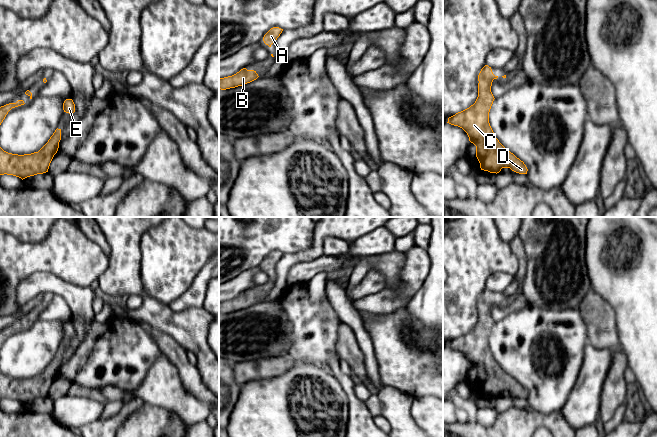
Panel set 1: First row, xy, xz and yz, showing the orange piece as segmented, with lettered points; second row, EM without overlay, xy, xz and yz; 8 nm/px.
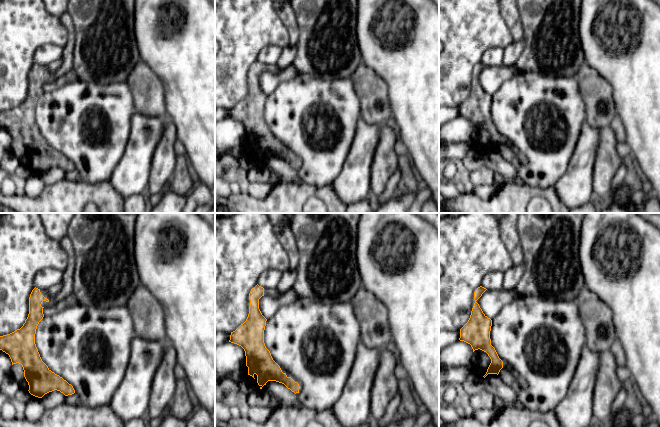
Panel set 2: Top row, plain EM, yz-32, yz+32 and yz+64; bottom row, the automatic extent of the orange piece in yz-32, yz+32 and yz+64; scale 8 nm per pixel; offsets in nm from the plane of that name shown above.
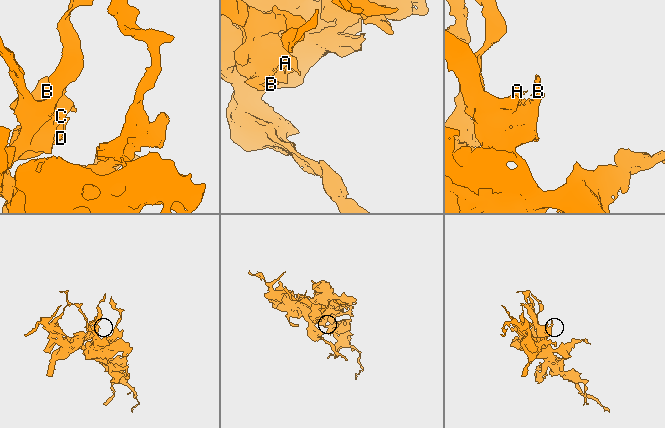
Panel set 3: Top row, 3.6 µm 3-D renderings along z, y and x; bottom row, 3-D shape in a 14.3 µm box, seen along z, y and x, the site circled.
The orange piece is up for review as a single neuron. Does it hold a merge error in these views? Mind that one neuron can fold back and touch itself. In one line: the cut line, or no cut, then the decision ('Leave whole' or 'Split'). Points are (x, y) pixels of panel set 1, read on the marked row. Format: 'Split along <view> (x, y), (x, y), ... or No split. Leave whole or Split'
No split. Leave whole

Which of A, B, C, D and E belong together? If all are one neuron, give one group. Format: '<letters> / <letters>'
A B C D E

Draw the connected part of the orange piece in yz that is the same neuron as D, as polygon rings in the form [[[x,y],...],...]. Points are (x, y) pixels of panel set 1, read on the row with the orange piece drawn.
[[[485,65],[478,75],[478,97],[475,103],[449,117],[447,123],[458,126],[467,133],[469,141],[476,146],[476,157],[481,170],[497,174],[502,168],[510,168],[516,173],[527,174],[524,162],[499,142],[489,123],[489,112],[495,99],[491,86],[497,78],[491,67]]]

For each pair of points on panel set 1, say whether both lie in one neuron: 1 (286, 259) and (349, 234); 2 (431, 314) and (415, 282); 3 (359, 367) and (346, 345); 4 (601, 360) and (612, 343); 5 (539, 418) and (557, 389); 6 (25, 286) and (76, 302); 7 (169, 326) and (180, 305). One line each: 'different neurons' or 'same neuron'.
1: same neuron
2: different neurons
3: same neuron
4: different neurons
5: different neurons
6: same neuron
7: different neurons

